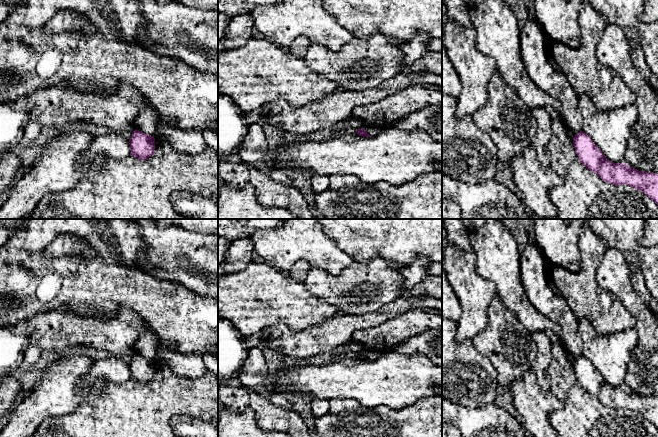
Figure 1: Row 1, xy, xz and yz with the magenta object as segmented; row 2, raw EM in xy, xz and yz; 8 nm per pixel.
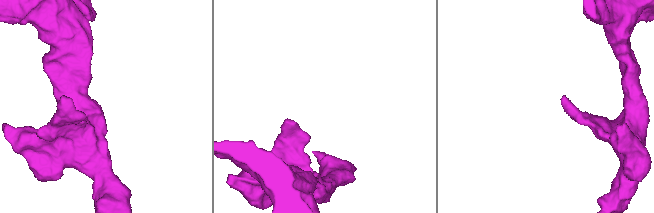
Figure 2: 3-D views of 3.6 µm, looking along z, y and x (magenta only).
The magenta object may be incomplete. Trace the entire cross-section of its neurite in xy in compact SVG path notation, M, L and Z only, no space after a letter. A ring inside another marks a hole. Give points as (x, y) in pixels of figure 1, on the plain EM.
M134 354L131 363L129 364L131 380L134 380L141 385L145 385L155 376L155 362L147 359L140 354Z

